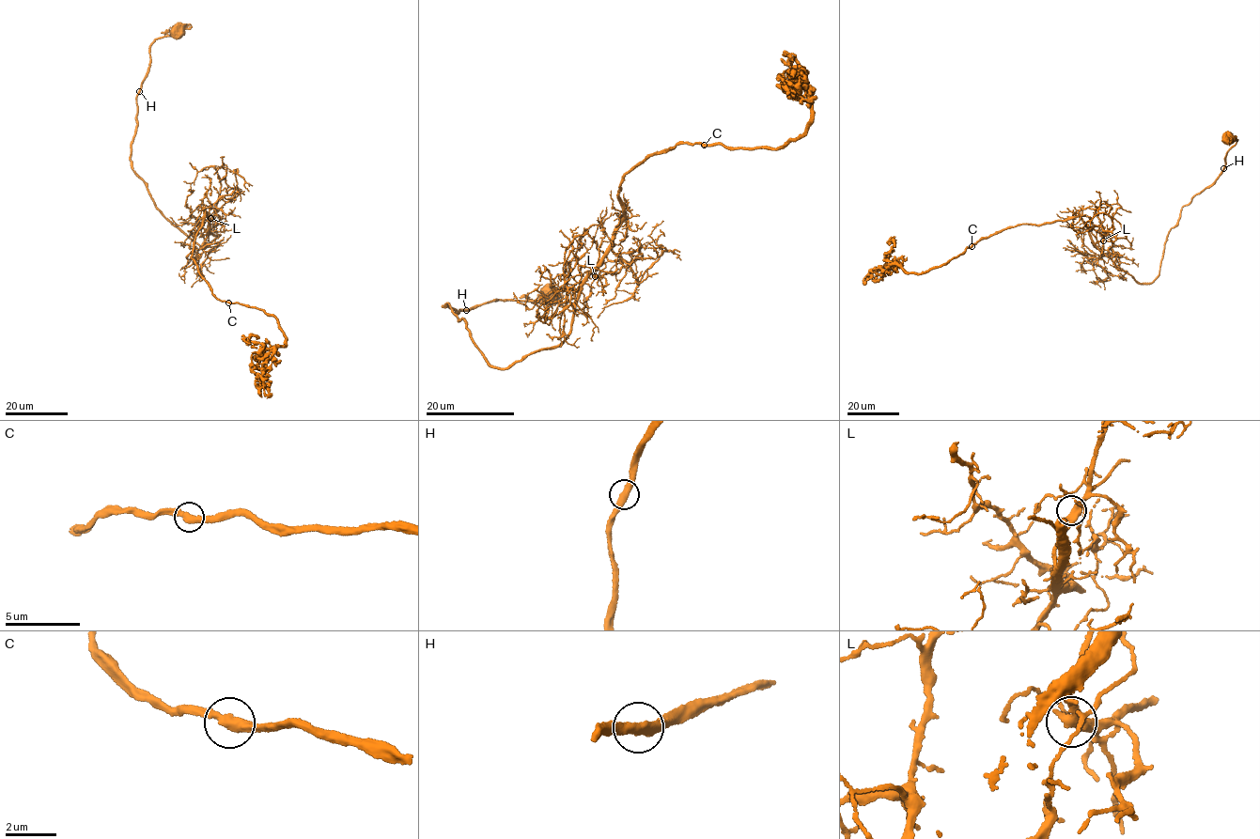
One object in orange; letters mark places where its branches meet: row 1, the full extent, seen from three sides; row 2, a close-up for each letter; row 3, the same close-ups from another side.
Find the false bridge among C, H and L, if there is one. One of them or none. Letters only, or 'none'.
none

